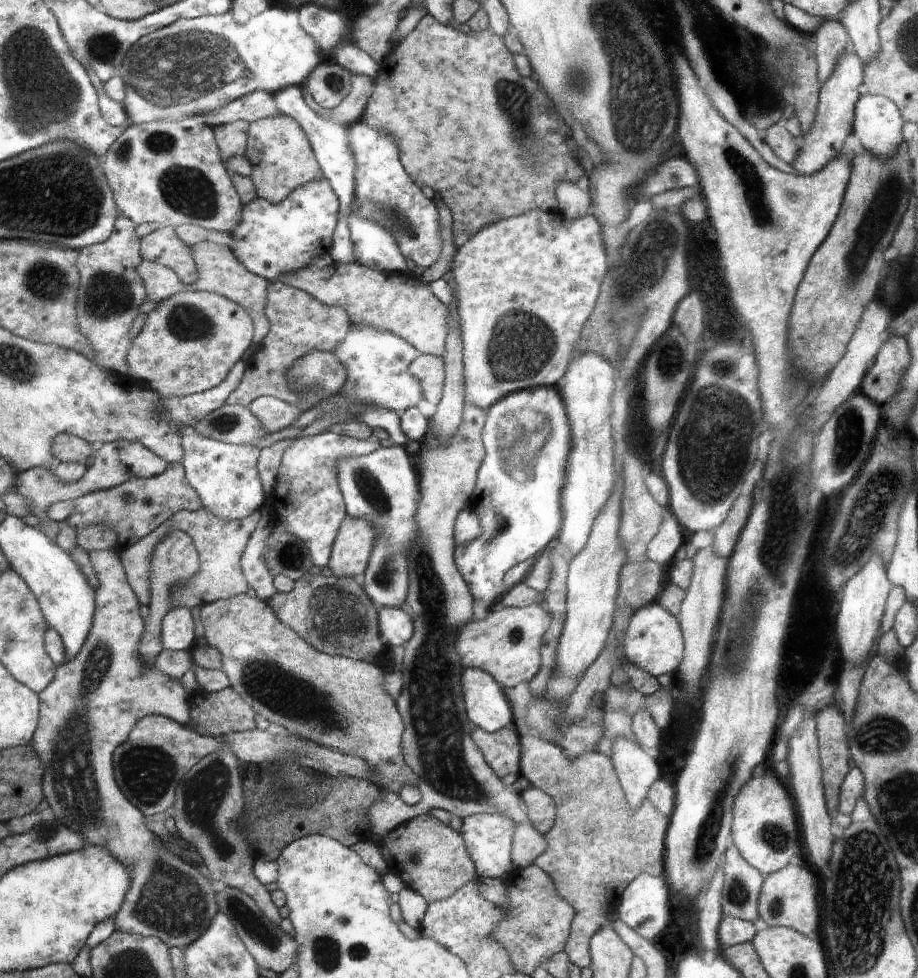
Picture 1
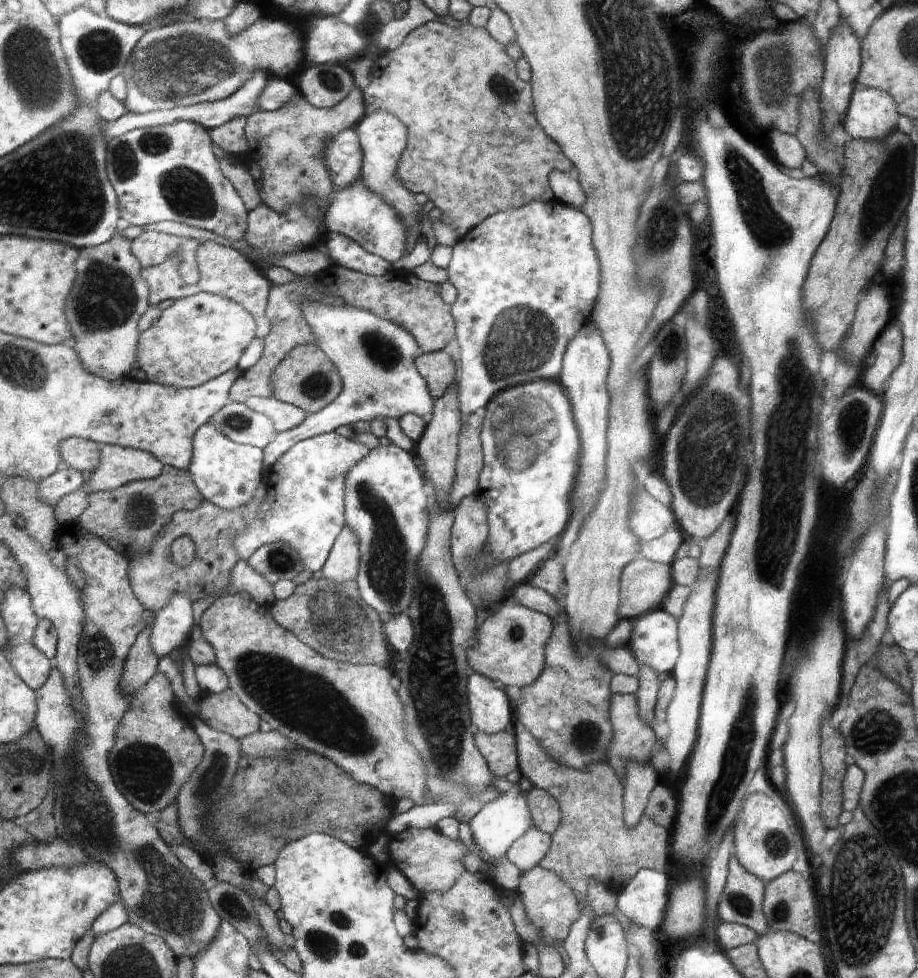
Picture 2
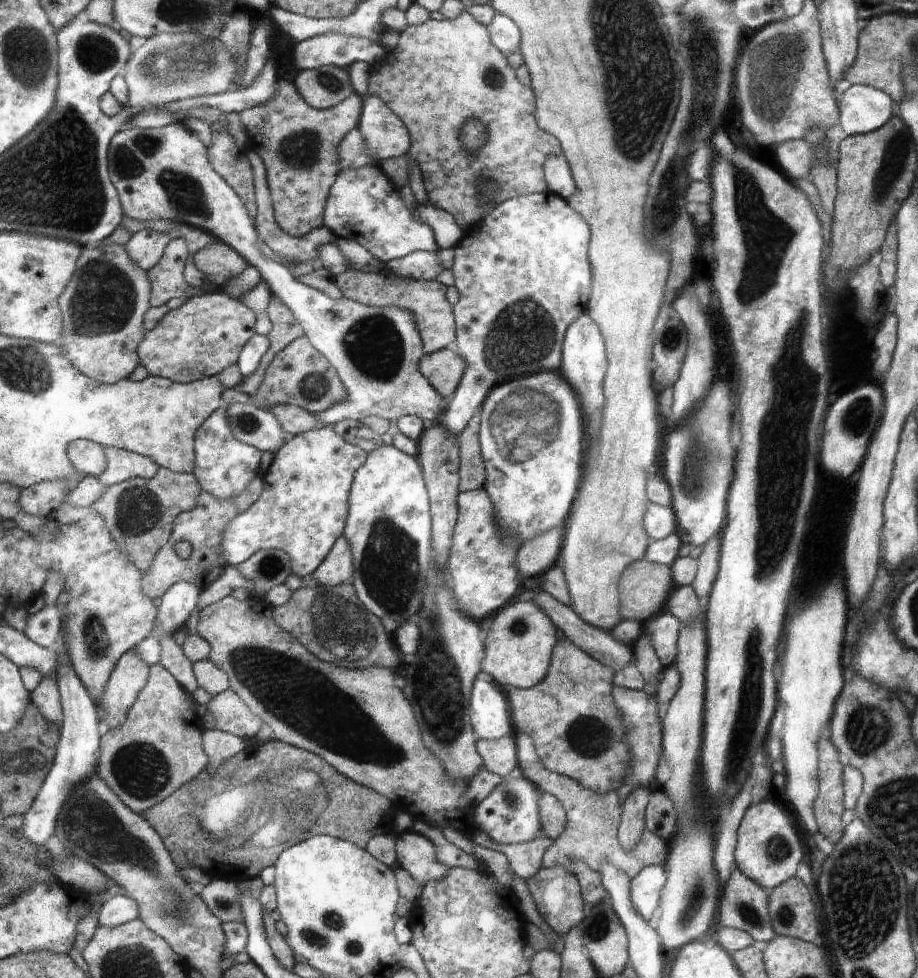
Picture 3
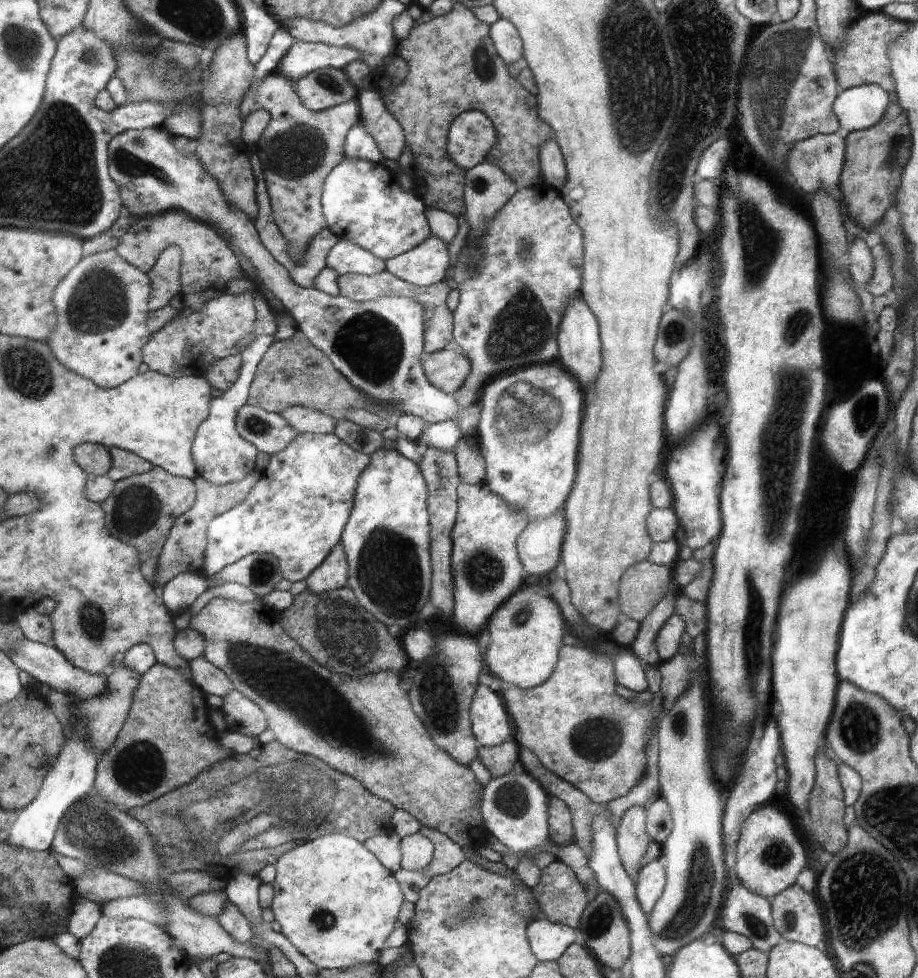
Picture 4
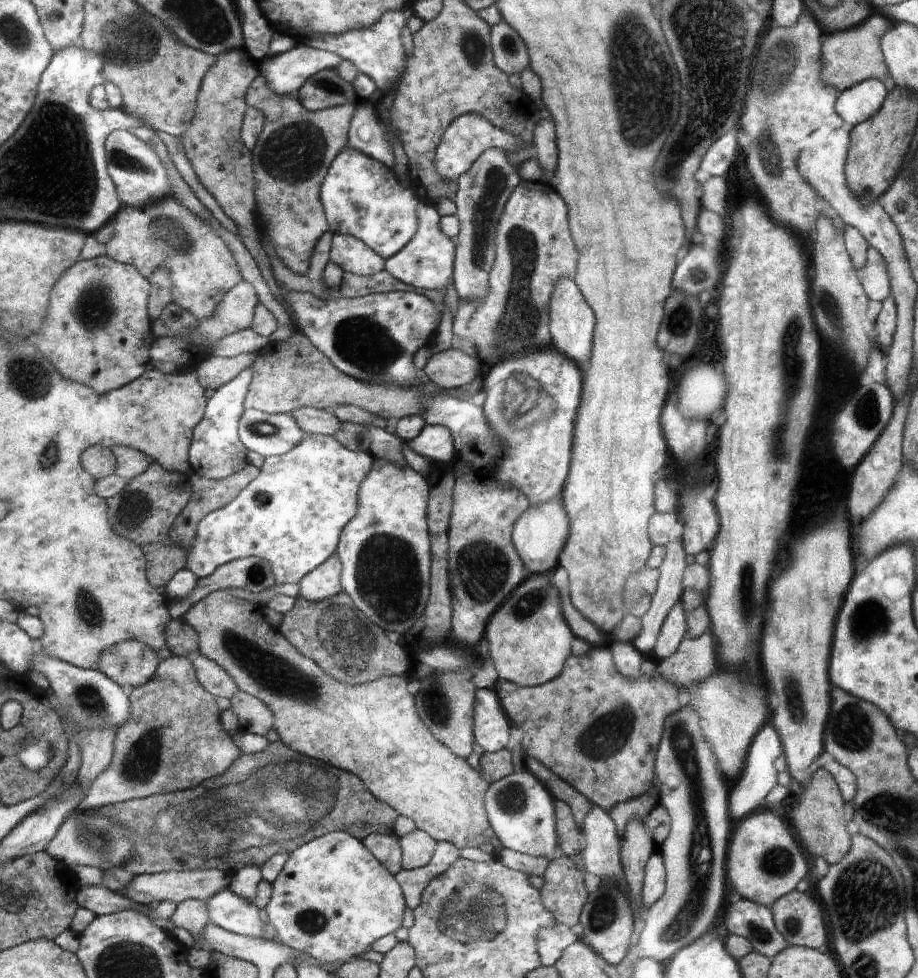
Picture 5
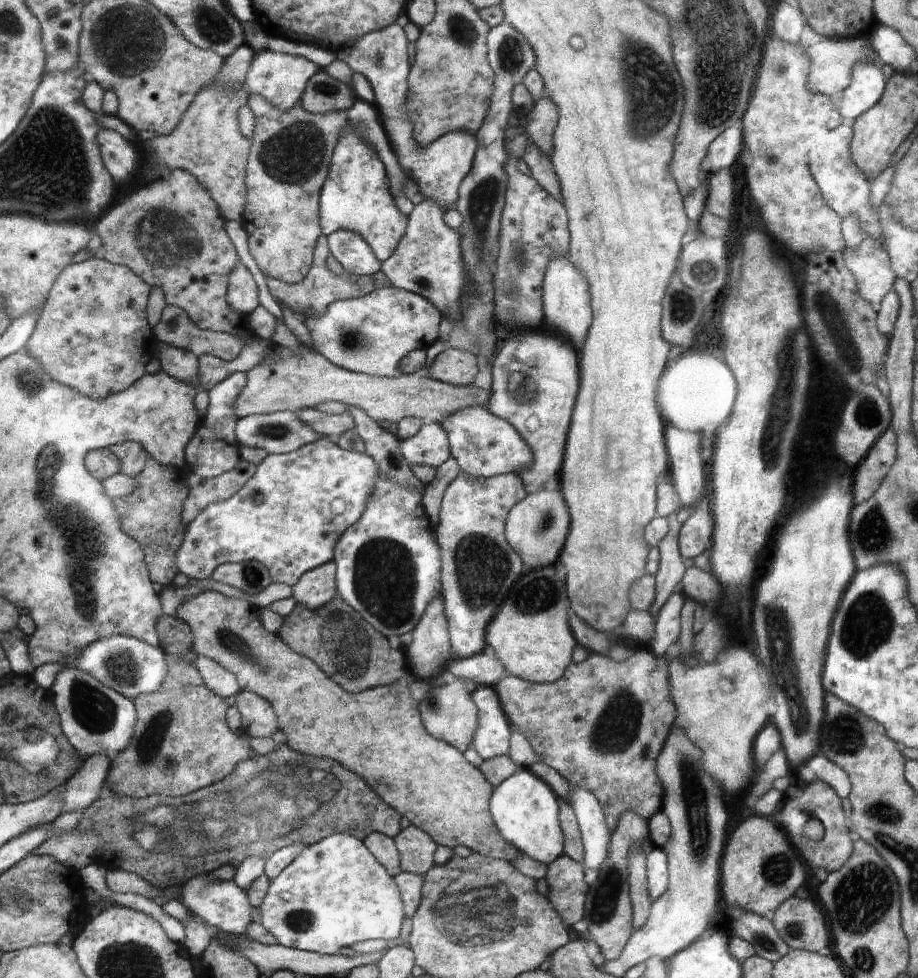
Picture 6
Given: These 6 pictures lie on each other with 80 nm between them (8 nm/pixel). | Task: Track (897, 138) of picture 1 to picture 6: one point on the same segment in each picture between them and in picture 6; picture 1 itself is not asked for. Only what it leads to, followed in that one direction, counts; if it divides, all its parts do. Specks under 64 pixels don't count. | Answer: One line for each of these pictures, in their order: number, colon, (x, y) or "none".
2: (872, 114)
3: (862, 109)
4: (857, 108)
5: (856, 104)
6: (868, 86)

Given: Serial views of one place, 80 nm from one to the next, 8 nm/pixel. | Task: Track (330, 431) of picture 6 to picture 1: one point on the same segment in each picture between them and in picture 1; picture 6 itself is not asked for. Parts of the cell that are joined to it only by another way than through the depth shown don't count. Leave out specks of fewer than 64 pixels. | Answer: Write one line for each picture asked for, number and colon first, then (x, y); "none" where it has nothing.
1: (276, 415)
2: (286, 417)
3: (294, 420)
4: (304, 420)
5: (311, 420)

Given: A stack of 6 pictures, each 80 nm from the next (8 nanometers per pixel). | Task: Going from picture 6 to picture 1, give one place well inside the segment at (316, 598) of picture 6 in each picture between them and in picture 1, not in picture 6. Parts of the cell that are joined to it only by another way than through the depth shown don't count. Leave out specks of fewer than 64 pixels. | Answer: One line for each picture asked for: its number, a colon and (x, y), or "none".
1: (351, 552)
2: (343, 565)
3: (337, 569)
4: (333, 573)
5: (324, 582)

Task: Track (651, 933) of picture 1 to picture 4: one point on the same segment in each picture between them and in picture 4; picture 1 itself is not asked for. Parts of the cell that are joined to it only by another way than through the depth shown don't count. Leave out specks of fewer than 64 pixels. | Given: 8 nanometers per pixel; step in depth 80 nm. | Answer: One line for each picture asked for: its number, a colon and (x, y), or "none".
2: (643, 901)
3: (645, 888)
4: (649, 887)

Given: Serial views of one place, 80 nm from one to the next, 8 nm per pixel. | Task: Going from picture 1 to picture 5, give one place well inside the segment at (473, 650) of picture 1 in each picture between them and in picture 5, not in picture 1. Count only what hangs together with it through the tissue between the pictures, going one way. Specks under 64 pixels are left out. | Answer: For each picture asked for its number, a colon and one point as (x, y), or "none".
2: (512, 646)
3: (521, 639)
4: (525, 645)
5: (529, 639)

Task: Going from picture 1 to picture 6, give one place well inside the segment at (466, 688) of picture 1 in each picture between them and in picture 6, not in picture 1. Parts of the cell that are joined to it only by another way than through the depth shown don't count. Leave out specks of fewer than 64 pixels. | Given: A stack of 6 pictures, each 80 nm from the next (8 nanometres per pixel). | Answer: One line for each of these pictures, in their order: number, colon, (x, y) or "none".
2: (489, 707)
3: (490, 720)
4: (489, 724)
5: (491, 730)
6: (491, 738)

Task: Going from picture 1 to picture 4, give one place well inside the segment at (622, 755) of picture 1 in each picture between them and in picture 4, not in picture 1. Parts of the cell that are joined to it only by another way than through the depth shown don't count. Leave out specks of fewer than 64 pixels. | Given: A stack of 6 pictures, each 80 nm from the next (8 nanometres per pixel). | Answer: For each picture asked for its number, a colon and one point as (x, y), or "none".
2: (639, 782)
3: (633, 809)
4: (632, 839)

